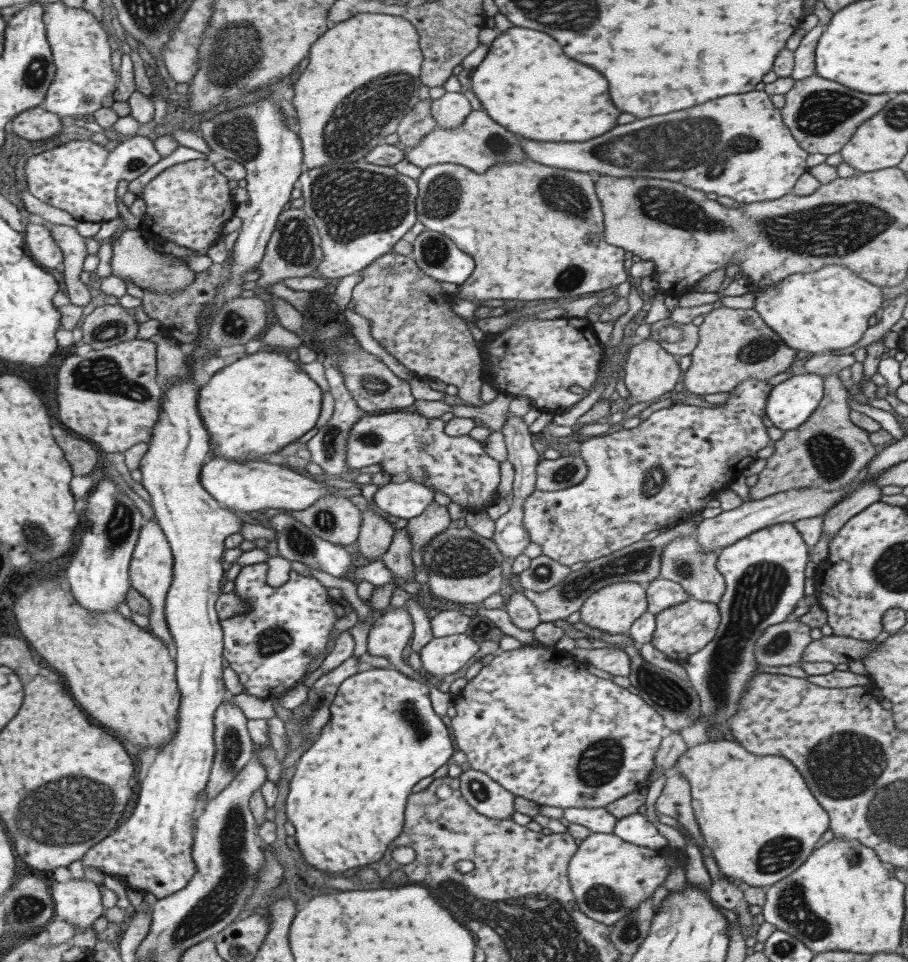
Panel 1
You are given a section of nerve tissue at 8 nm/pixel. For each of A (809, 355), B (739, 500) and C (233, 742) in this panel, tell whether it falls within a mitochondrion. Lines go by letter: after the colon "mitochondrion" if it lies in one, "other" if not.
A: other
B: other
C: mitochondrion

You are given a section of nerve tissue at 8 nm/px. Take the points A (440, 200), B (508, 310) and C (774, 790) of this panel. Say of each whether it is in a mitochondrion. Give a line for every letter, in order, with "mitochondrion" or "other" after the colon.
A: mitochondrion
B: other
C: other

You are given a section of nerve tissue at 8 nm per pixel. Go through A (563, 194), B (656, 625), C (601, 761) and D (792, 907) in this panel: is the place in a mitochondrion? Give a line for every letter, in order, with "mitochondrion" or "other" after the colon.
A: mitochondrion
B: other
C: mitochondrion
D: mitochondrion

